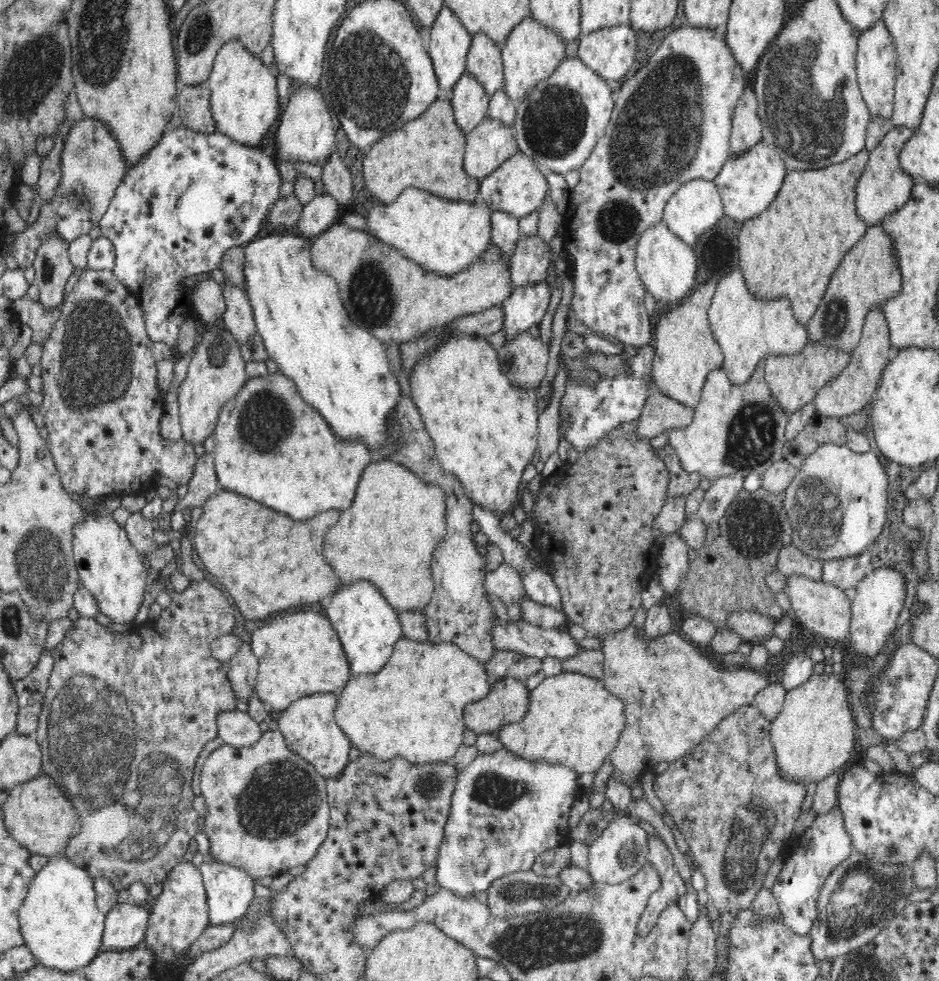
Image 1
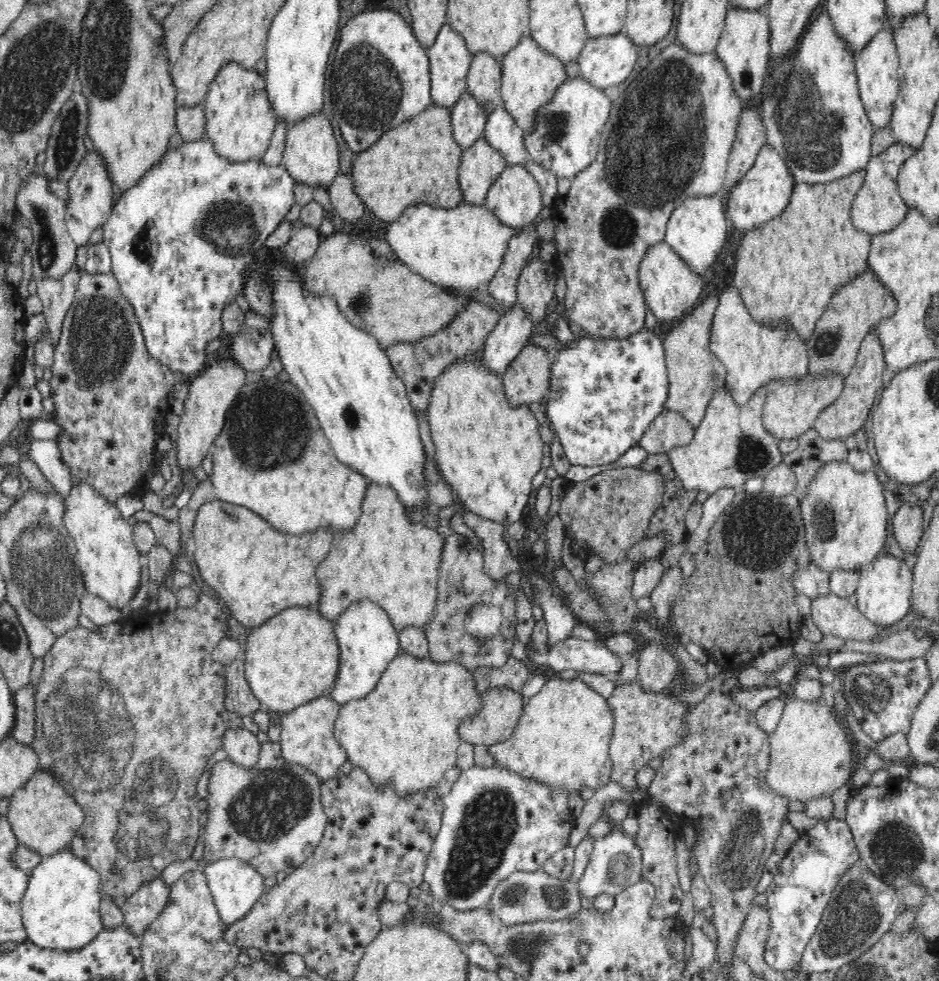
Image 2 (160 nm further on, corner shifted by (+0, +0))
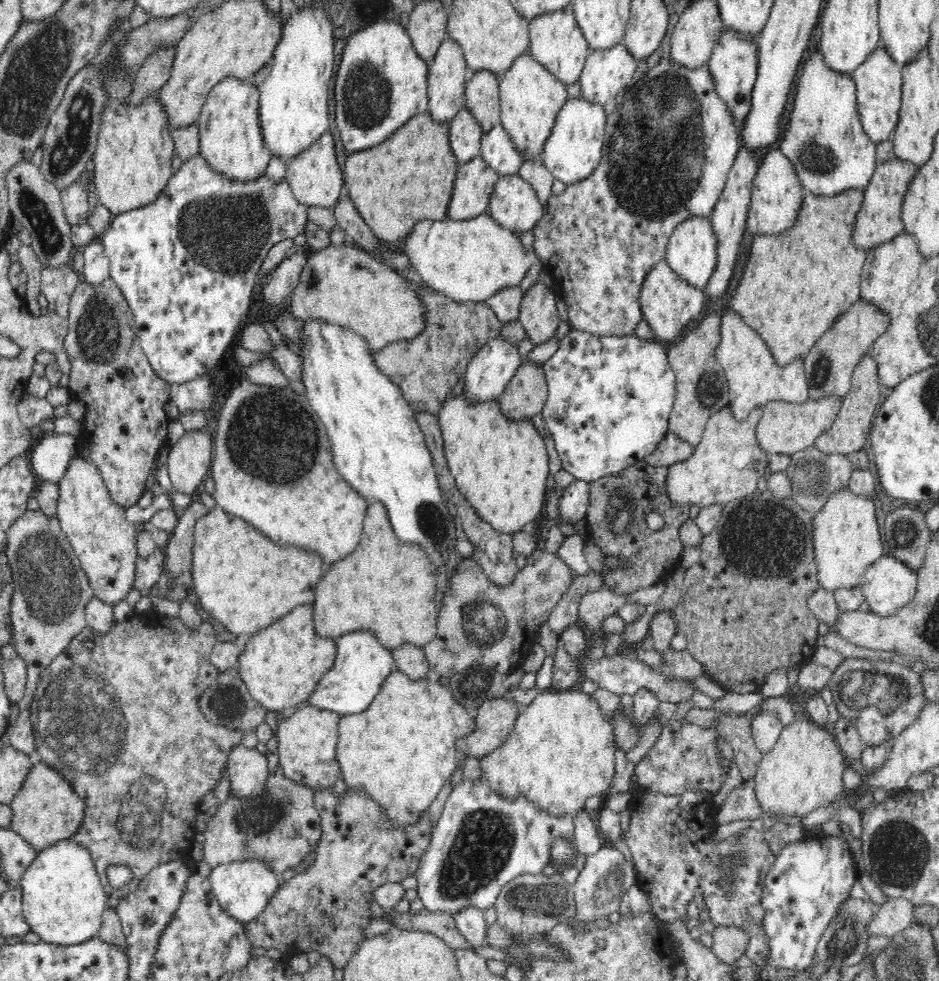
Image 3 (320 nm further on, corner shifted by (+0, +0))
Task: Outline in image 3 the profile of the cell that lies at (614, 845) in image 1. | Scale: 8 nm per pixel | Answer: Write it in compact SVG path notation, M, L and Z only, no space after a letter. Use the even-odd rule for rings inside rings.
M612 843L604 844L598 852L586 857L585 865L571 887L575 898L575 914L571 921L576 925L591 925L593 920L606 918L611 912L618 911L620 896L636 882L637 877L630 862Z

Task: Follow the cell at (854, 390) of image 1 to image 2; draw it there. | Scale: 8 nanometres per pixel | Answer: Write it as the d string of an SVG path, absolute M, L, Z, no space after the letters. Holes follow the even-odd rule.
M876 328L870 330L863 338L856 364L850 370L850 374L843 380L843 389L830 406L826 406L818 418L816 418L813 428L824 440L842 440L858 432L863 426L867 426L871 414L871 408L876 403L878 394L882 390L882 374L886 368L883 350L880 339L876 333Z

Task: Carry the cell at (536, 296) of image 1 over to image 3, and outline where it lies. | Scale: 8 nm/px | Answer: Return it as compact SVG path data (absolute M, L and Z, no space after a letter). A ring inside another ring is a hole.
M500 335L496 338L490 337L489 340L481 346L472 360L467 364L467 371L464 378L463 394L471 402L488 402L488 400L497 400L504 392L508 382L522 364L521 356L518 353L518 343L510 343Z

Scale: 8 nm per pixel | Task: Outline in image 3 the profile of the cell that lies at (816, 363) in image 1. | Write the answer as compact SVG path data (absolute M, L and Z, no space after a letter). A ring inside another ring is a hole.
M833 394L818 398L818 400L808 398L802 404L772 400L762 408L762 416L760 416L756 431L757 443L768 454L791 456L804 448L808 448L808 446L812 446L816 442L816 438L832 426L841 404L842 398Z

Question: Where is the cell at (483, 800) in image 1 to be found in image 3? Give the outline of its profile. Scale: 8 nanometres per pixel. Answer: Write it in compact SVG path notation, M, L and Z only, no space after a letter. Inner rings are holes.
M484 778L470 782L463 779L447 797L443 811L435 826L429 847L420 857L415 875L417 897L430 912L454 914L463 908L476 907L480 910L495 905L498 895L510 880L520 874L536 874L550 864L550 847L558 837L568 839L574 845L574 815L550 814L525 796L502 798L498 796Z

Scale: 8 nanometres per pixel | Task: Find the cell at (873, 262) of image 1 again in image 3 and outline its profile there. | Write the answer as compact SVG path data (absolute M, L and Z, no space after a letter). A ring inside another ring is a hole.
M859 298L840 314L834 324L826 330L824 336L816 340L810 352L802 357L805 366L810 400L818 400L824 396L839 396L844 398L851 387L851 378L860 358L872 350L876 339L880 338L889 327L889 316L884 314L872 302Z

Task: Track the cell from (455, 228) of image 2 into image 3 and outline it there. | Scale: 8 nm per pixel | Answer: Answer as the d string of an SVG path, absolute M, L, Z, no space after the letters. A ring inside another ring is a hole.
M487 213L470 220L428 220L414 224L410 234L404 238L404 252L409 264L420 274L424 284L437 293L442 293L456 302L475 304L485 302L509 287L518 287L528 269L535 264L534 251L526 249L517 234L498 224Z

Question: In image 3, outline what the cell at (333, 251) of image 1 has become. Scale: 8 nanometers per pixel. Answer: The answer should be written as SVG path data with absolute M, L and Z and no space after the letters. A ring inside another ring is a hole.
M346 242L344 245L330 244L320 252L312 252L302 269L296 289L291 294L286 306L291 315L300 322L331 322L351 330L368 342L369 351L382 352L390 344L397 344L401 340L410 340L418 336L425 327L425 306L418 298L416 291L410 285L403 273L394 270L378 257L358 249Z

